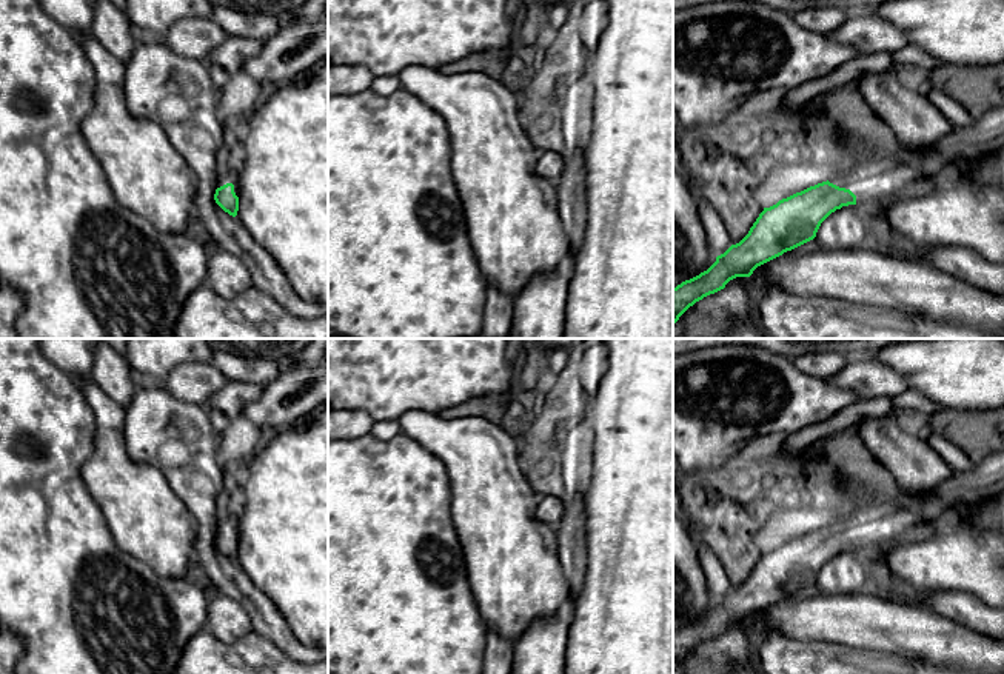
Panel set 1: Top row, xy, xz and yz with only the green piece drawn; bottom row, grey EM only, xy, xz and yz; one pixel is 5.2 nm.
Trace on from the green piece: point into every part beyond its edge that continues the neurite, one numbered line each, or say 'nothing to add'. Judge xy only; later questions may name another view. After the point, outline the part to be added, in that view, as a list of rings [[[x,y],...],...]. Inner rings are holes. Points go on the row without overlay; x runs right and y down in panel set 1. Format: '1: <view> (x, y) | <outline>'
1: xy (227, 520) | [[[222,512],[219,523],[217,523],[217,532],[233,528],[234,529],[234,537],[239,542],[239,516],[229,514],[229,512]]]

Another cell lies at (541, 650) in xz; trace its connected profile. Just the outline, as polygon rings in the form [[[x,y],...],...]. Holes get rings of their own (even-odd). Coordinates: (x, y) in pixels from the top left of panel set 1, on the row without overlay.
[[[568,616],[533,622],[514,642],[511,674],[565,674]]]

